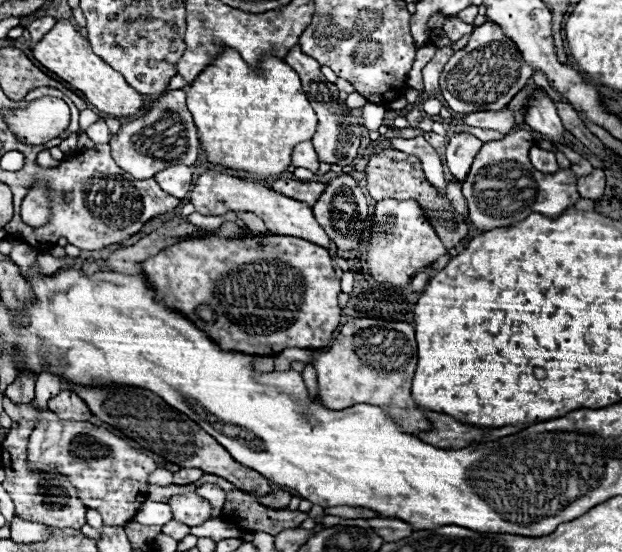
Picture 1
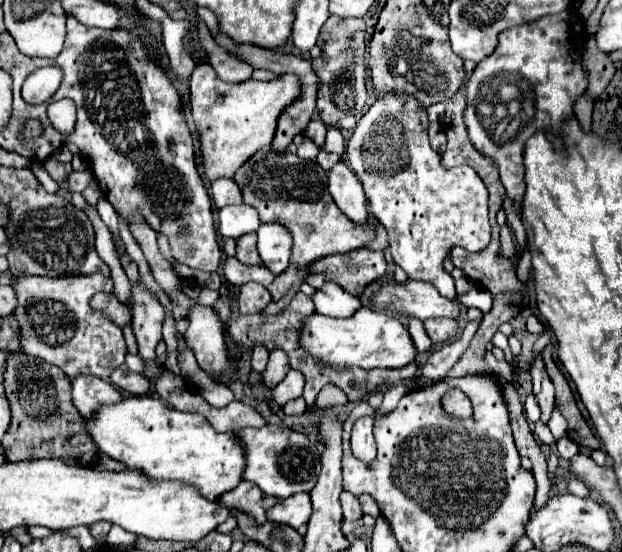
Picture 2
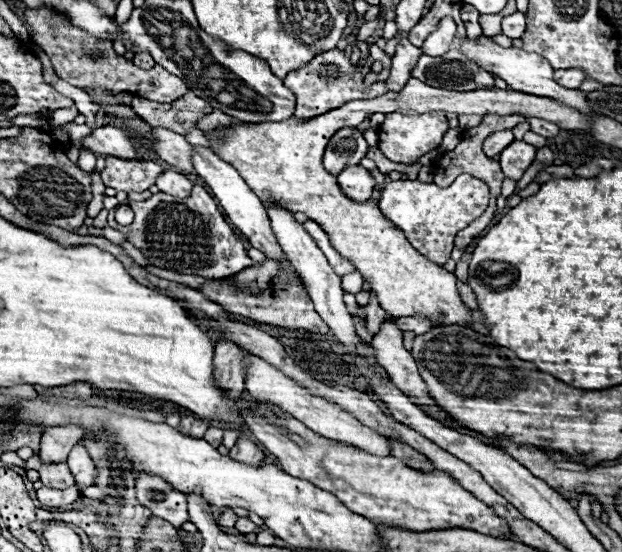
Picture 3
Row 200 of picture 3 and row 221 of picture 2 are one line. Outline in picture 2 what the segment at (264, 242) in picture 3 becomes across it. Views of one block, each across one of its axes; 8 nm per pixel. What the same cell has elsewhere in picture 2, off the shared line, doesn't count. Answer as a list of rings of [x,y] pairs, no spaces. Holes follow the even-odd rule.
[[[246,204],[238,206],[226,206],[218,212],[218,234],[240,238],[244,234],[256,232],[260,228],[260,218],[256,208],[250,208]]]

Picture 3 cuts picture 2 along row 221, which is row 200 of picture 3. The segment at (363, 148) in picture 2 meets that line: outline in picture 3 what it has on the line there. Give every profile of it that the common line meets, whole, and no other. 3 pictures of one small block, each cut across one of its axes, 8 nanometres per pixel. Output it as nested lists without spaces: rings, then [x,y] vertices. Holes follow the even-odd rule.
[[[460,174],[448,188],[440,188],[436,184],[422,184],[418,180],[392,180],[384,186],[378,200],[380,212],[406,234],[408,242],[422,256],[430,258],[434,264],[440,266],[450,260],[456,232],[482,216],[486,206],[488,186],[470,174]]]

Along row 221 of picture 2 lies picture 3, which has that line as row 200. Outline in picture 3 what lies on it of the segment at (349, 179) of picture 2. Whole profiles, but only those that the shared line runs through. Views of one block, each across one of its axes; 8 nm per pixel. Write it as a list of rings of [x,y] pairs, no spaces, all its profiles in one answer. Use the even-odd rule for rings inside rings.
[[[352,166],[352,168],[346,168],[342,170],[338,176],[338,186],[340,190],[354,202],[366,202],[372,198],[372,192],[374,192],[374,180],[372,176],[368,174],[366,168],[362,166]]]

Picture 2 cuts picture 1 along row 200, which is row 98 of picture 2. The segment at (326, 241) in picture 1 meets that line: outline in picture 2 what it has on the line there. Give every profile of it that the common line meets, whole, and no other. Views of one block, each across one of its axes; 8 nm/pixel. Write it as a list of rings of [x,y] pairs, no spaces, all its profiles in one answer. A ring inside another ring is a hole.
[[[198,64],[190,78],[190,108],[192,108],[192,116],[194,116],[194,122],[200,132],[200,150],[202,150],[204,170],[206,170],[208,180],[216,180],[222,176],[232,178],[234,172],[250,156],[254,156],[260,148],[270,146],[280,114],[286,110],[286,106],[296,102],[300,98],[300,94],[302,94],[302,82],[296,74],[280,74],[272,82],[246,80],[242,84],[228,84],[216,76],[216,72],[212,70],[210,64]]]

